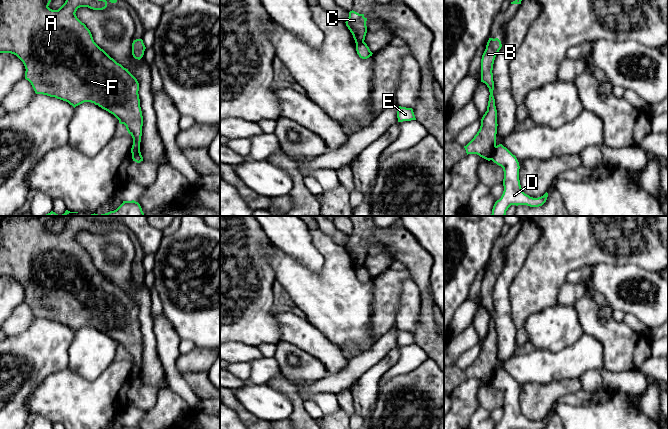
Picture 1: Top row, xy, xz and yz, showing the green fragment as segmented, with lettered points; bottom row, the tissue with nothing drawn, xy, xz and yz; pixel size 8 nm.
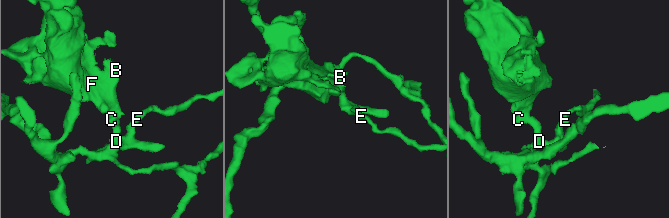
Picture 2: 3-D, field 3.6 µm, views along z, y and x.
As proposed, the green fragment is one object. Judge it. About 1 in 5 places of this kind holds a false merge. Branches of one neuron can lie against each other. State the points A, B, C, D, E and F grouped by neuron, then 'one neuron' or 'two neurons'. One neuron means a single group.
groups A B C F / D E; two neurons

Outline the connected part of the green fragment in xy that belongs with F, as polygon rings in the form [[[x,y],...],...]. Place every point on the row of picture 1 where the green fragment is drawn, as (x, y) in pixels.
[[[0,0],[0,53],[11,53],[16,55],[25,66],[25,79],[28,80],[36,94],[43,94],[50,97],[68,102],[74,108],[84,102],[91,102],[98,105],[102,109],[113,114],[120,124],[124,124],[128,133],[133,138],[133,145],[131,148],[132,156],[140,151],[140,142],[142,136],[143,116],[140,107],[139,99],[139,83],[137,79],[124,68],[121,64],[117,63],[111,58],[103,49],[101,49],[93,40],[90,30],[82,23],[76,16],[76,11],[80,7],[88,7],[93,10],[103,10],[107,7],[106,0],[66,0],[65,3],[58,9],[52,10],[48,6],[51,0]]]

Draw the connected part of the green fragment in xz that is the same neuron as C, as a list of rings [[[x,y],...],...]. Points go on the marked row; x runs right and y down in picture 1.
[[[353,10],[349,12],[349,17],[345,23],[352,33],[356,44],[364,42],[365,40],[367,33],[366,21],[367,18],[364,17],[364,14],[359,14]]]

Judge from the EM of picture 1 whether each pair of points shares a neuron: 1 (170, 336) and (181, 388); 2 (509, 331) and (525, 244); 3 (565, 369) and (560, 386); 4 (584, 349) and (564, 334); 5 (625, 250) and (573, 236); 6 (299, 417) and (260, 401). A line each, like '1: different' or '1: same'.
1: same
2: same
3: different
4: different
5: same
6: different

